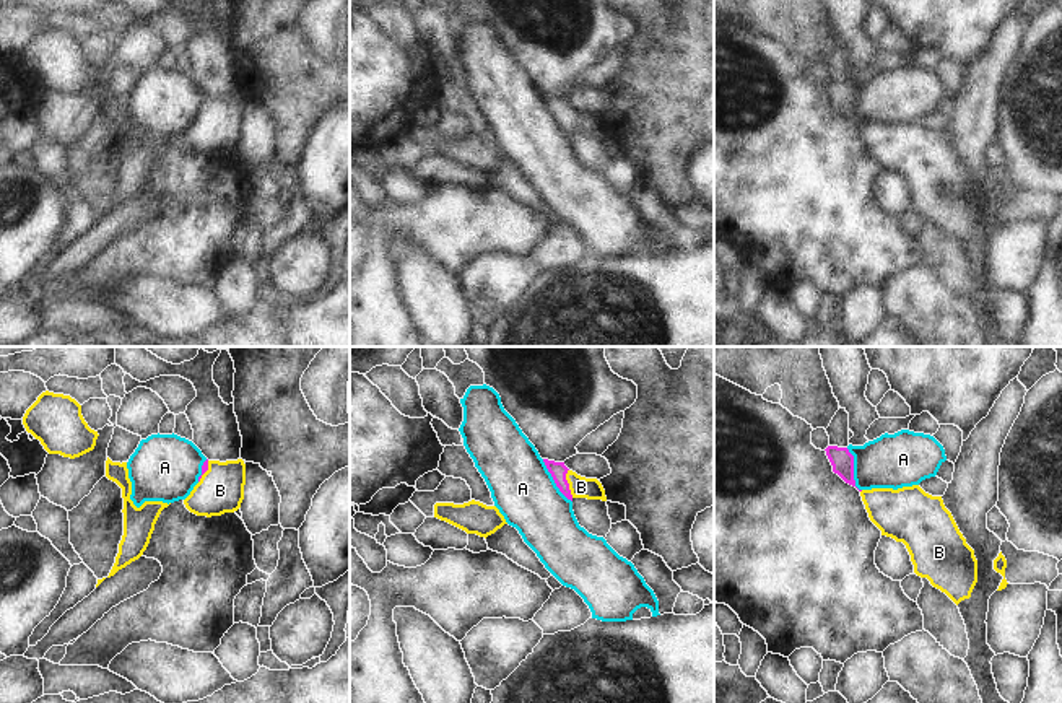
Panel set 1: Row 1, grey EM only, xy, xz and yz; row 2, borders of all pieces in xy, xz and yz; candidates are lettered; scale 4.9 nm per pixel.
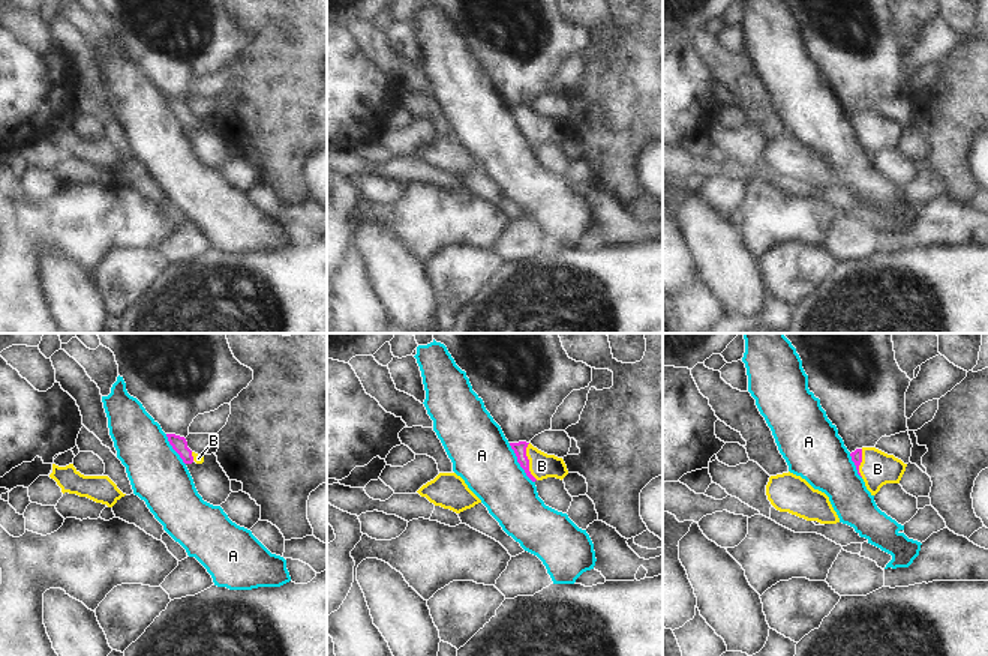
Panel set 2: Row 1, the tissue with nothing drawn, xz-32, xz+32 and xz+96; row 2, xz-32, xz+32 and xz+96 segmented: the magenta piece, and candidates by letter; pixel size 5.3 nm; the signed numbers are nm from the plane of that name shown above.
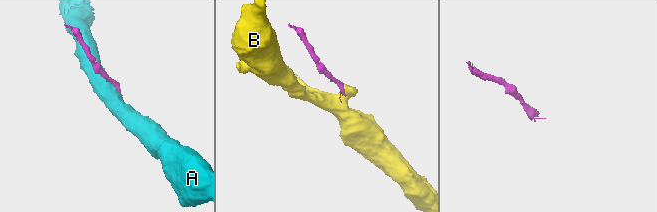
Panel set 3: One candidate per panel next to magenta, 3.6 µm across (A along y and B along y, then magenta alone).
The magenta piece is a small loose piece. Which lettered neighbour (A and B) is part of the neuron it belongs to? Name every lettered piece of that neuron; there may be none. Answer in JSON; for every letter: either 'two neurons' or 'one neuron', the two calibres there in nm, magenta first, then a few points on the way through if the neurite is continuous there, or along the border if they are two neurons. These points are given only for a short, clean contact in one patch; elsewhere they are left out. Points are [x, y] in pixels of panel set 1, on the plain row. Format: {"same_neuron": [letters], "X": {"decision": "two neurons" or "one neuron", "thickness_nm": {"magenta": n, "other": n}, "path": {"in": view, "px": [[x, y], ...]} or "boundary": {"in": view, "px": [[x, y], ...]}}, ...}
{"same_neuron": ["B"], "A": {"decision": "two neurons", "thickness_nm": {"magenta": 90, "other": 320}}, "B": {"decision": "one neuron", "thickness_nm": {"magenta": 90, "other": 110}, "path": {"in": "xz", "px": [[558, 106], [568, 119], [581, 122]]}}}

